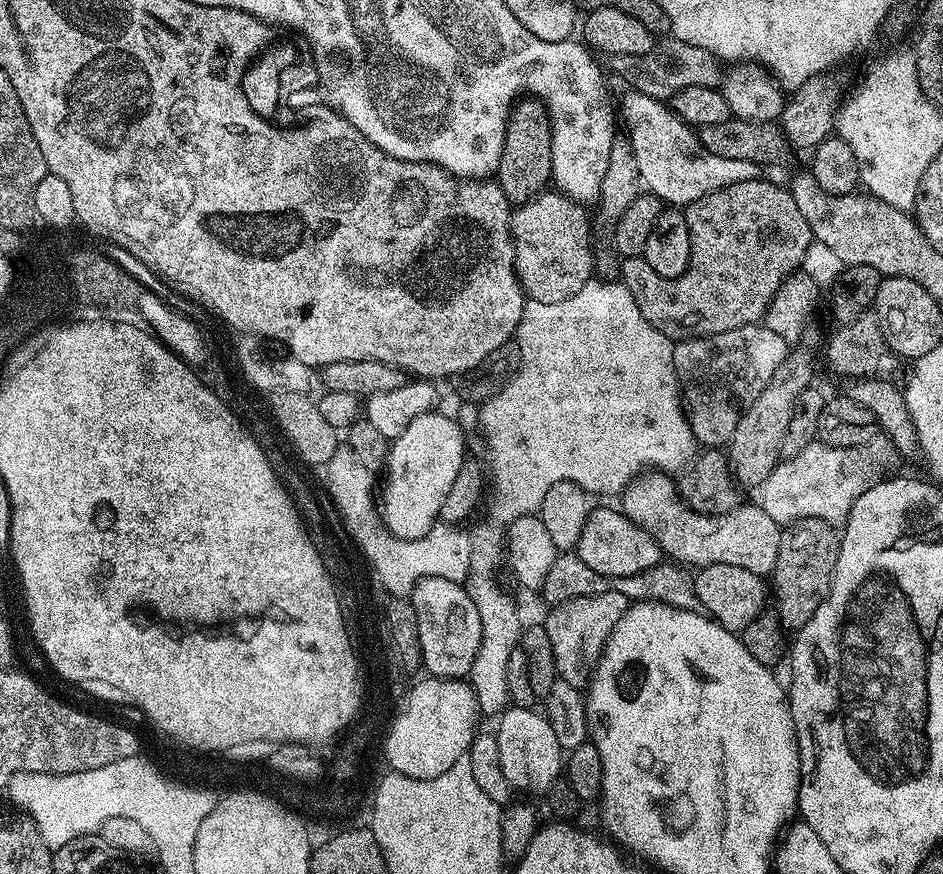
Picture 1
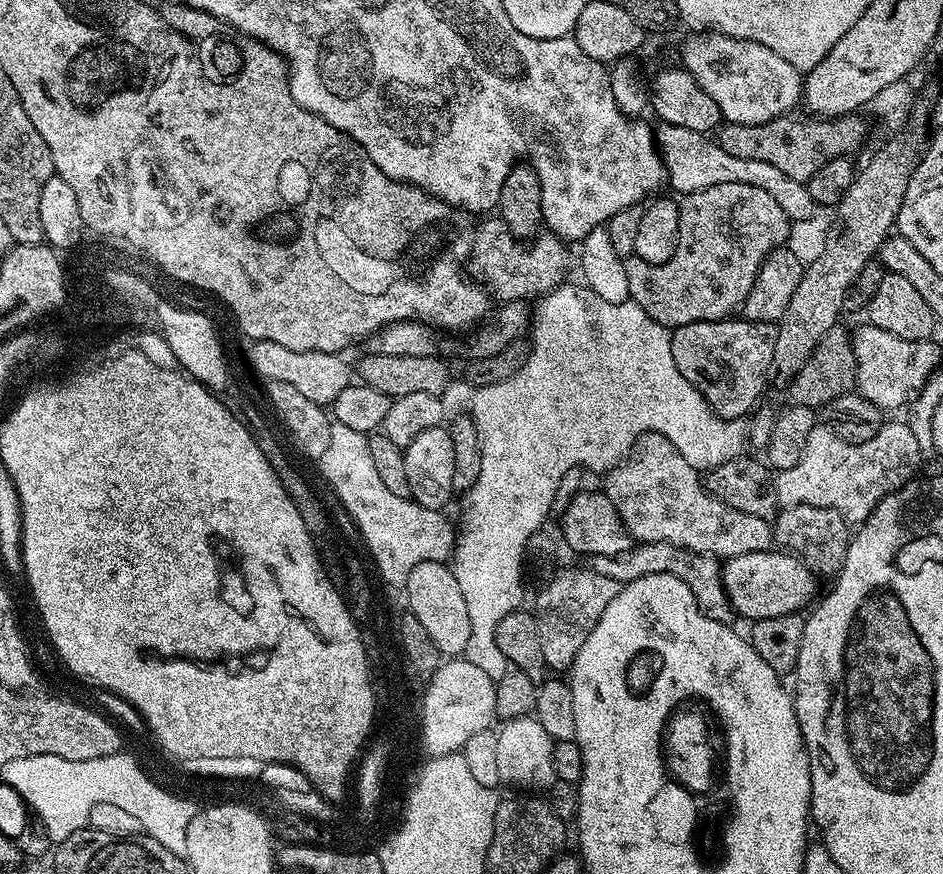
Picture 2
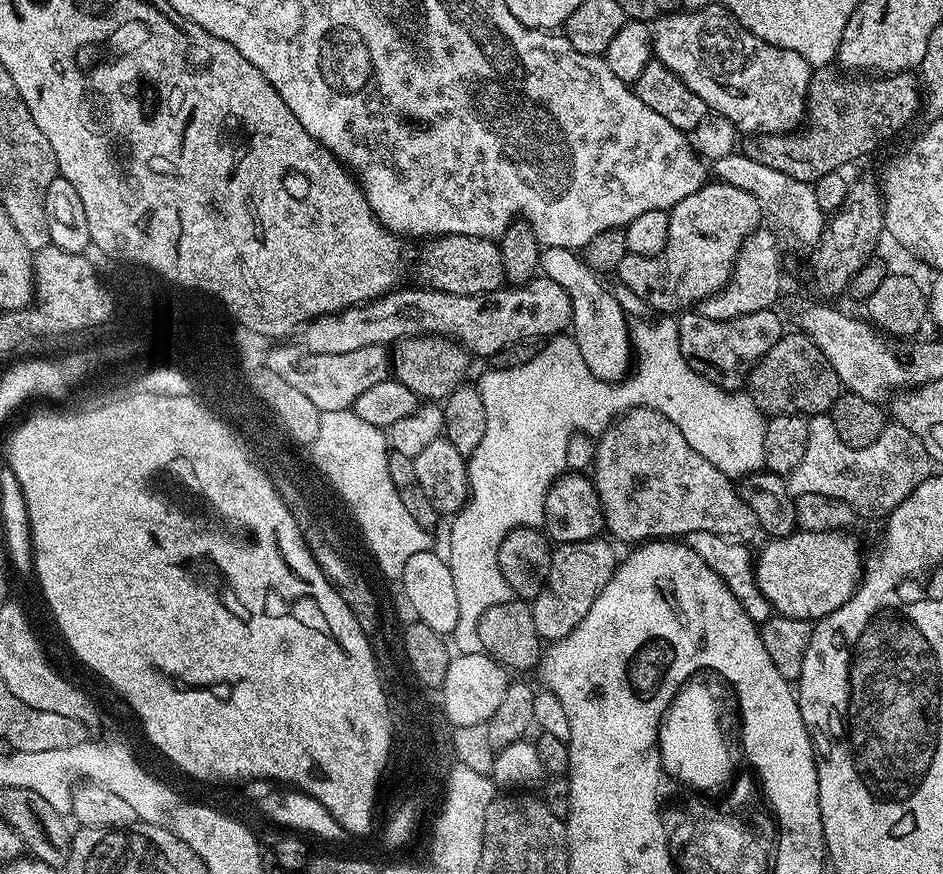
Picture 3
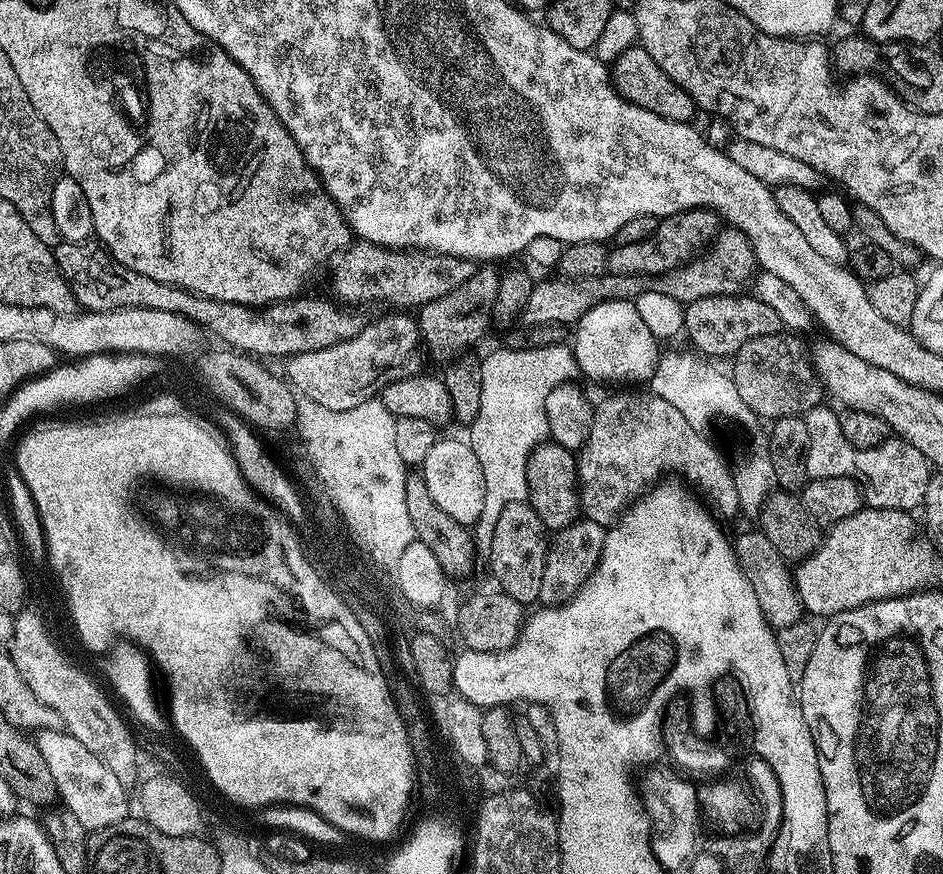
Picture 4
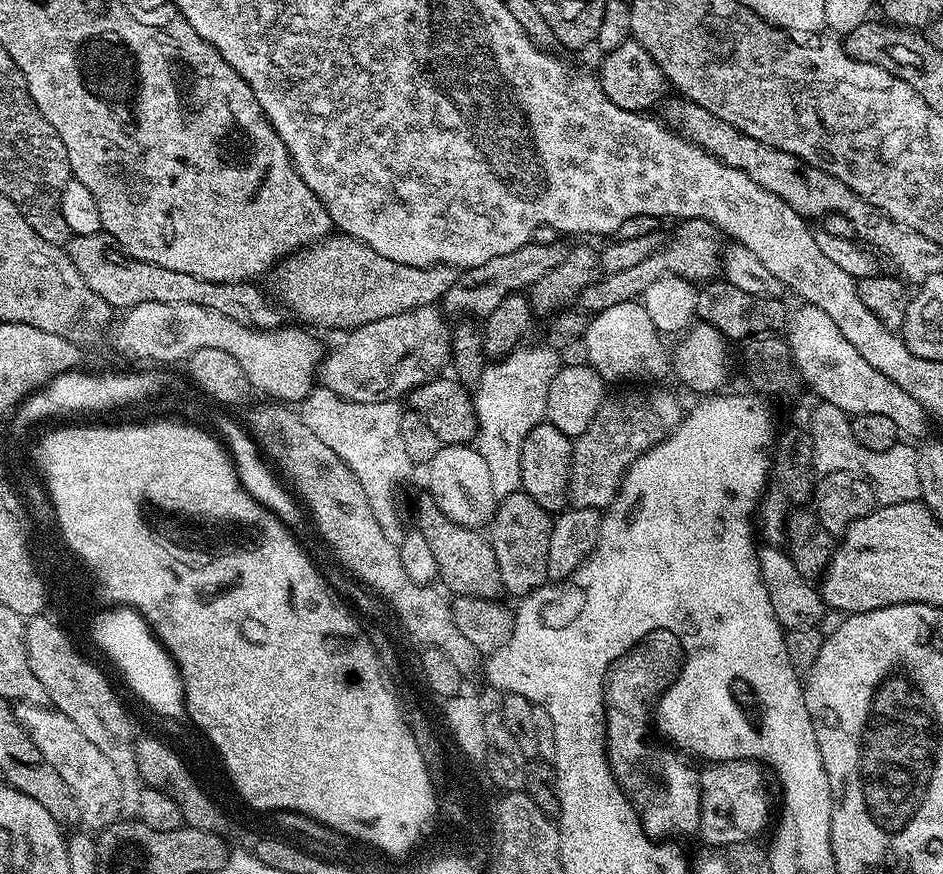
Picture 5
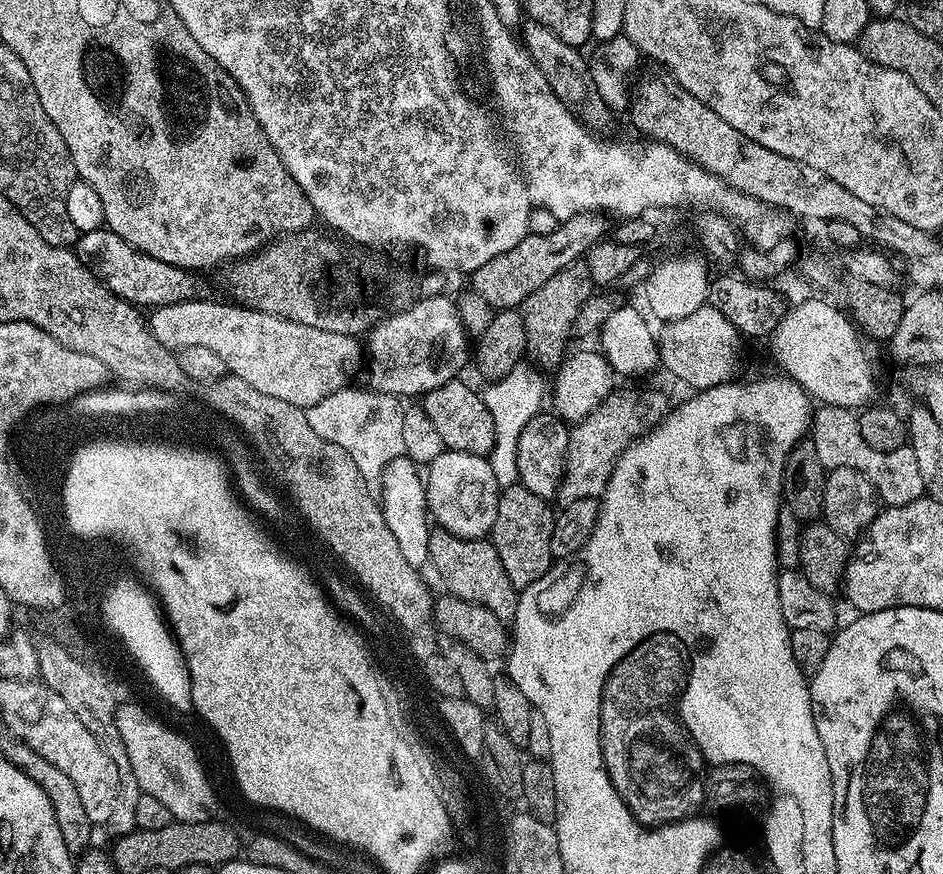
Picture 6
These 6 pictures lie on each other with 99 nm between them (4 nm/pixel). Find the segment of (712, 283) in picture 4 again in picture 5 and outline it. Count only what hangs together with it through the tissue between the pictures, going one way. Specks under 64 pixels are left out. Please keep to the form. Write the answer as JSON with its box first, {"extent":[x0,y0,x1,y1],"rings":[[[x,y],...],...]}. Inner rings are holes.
{"extent":[578,218,722,314],"rings":[[[702,218],[685,220],[675,226],[677,227],[676,233],[669,242],[667,239],[667,242],[657,252],[650,254],[650,258],[642,258],[642,262],[638,262],[635,266],[629,266],[627,270],[618,270],[618,274],[607,274],[583,288],[578,297],[579,311],[585,314],[597,314],[609,310],[610,306],[639,301],[648,286],[668,276],[678,276],[691,282],[711,281],[722,268],[720,229]]]}

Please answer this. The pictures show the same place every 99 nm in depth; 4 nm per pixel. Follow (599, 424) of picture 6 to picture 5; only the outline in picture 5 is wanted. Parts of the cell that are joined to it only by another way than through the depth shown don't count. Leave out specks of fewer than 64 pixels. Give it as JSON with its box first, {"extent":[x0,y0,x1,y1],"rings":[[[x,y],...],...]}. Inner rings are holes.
{"extent":[568,388,682,510],"rings":[[[652,388],[649,392],[624,392],[621,396],[609,395],[604,400],[592,425],[585,432],[575,437],[572,446],[572,473],[568,483],[568,499],[575,507],[606,510],[616,501],[620,483],[624,480],[626,470],[646,450],[661,444],[682,419],[680,404],[672,392],[664,388]]]}

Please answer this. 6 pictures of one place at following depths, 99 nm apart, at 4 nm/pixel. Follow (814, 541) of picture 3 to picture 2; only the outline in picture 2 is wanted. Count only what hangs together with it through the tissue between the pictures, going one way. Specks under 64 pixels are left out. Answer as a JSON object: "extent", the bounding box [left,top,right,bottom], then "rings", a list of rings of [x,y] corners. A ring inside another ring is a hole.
{"extent":[722,550,817,622],"rings":[[[783,550],[738,554],[727,557],[722,564],[722,583],[727,603],[738,615],[745,616],[748,622],[778,618],[782,614],[807,609],[817,599],[816,580],[817,573],[799,556]]]}

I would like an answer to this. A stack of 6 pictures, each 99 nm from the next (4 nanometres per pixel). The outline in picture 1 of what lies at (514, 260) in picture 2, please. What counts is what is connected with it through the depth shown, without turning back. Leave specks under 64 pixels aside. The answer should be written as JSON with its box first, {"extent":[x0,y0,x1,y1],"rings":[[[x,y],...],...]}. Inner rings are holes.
{"extent":[511,190,593,304],"rings":[[[545,190],[511,213],[516,279],[528,300],[537,300],[543,304],[566,302],[566,298],[578,294],[578,290],[582,290],[582,286],[586,286],[593,279],[592,242],[588,238],[588,216],[584,213],[584,208],[583,203],[570,199],[559,190]]]}

